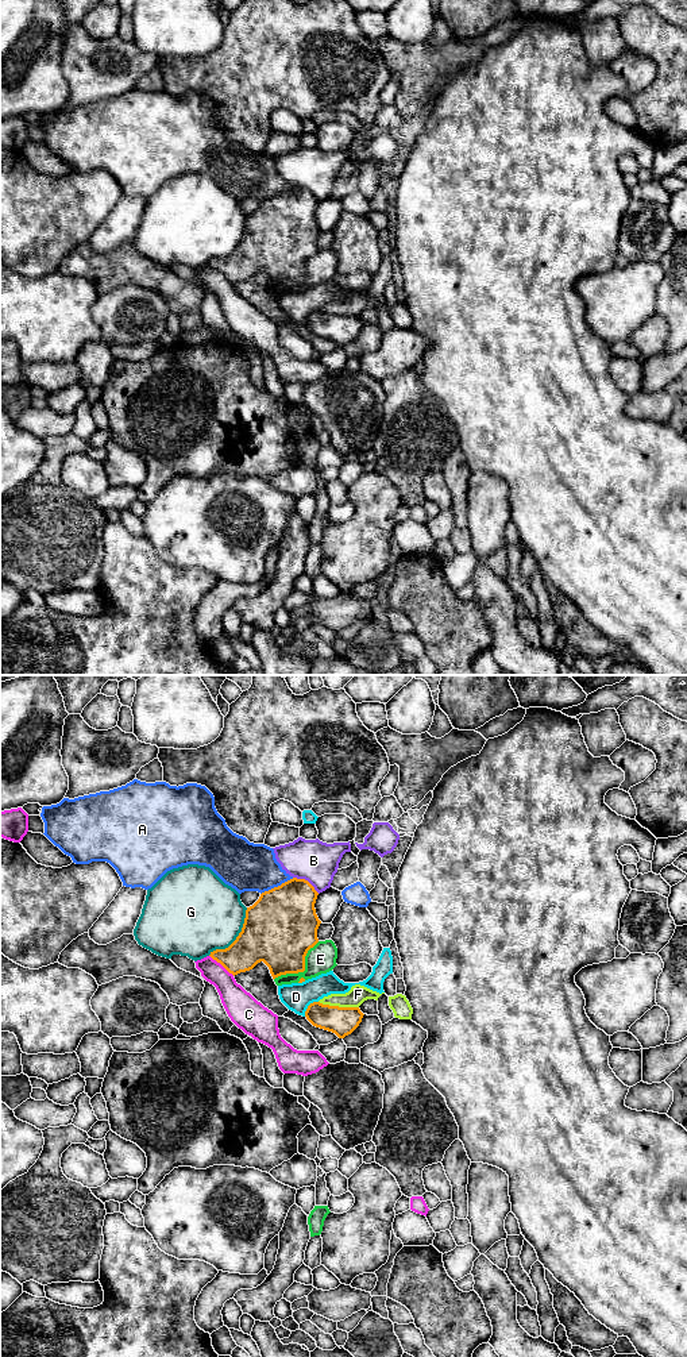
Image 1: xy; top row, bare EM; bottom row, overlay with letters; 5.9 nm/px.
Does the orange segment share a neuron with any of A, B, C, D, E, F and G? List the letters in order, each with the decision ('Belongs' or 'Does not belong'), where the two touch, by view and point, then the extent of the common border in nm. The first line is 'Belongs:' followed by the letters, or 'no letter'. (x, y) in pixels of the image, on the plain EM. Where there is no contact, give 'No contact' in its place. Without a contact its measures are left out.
Belongs: no letter
A: Does not belong. Touches orange at xy (278, 195). Shared border 220 nm
B: Does not belong. Touches orange at xy (307, 189). Shared border 190 nm
C: Does not belong. Touches orange at xy (222, 273). Shared border 200 nm
D: Does not belong. Touches orange at xy (308, 315). Shared border 130 nm
E: Does not belong. Touches orange at xy (304, 278). Shared border 360 nm
F: Does not belong. Touches orange at xy (338, 315). Shared border 240 nm
G: Does not belong. Touches orange at xy (236, 246). Shared border 380 nm

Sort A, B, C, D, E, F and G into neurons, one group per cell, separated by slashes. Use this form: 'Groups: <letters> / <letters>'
Groups: A / B / C / D / E / F / G

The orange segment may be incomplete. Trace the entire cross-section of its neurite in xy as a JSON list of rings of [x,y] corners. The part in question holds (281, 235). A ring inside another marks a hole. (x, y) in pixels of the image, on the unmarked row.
[[[293,186],[278,196],[260,203],[259,208],[246,219],[242,240],[225,258],[211,261],[211,266],[220,271],[233,285],[252,278],[263,270],[273,288],[305,280],[305,265],[317,251],[317,238],[321,232],[314,212],[319,201],[305,188]]]

